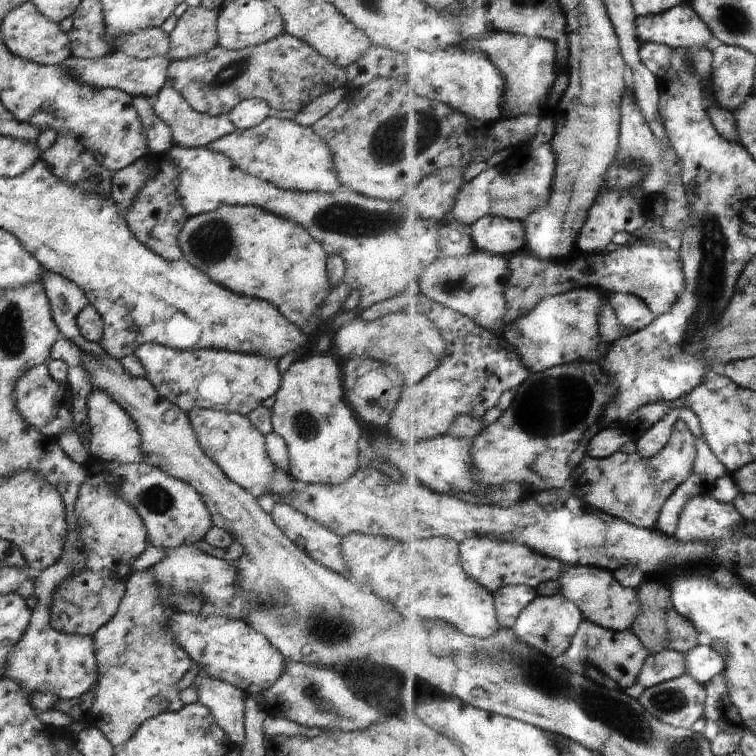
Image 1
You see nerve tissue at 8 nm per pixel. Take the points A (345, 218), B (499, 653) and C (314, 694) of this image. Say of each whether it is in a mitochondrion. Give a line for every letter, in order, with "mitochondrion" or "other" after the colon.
A: mitochondrion
B: mitochondrion
C: mitochondrion

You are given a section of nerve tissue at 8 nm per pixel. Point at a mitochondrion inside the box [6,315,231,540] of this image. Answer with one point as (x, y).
(157, 499)

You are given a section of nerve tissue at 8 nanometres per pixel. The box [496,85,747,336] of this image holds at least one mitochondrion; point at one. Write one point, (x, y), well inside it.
(714, 247)

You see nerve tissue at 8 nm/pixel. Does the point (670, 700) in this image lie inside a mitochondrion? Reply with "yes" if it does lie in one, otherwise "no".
yes

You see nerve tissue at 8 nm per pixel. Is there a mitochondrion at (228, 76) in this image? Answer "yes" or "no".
yes

